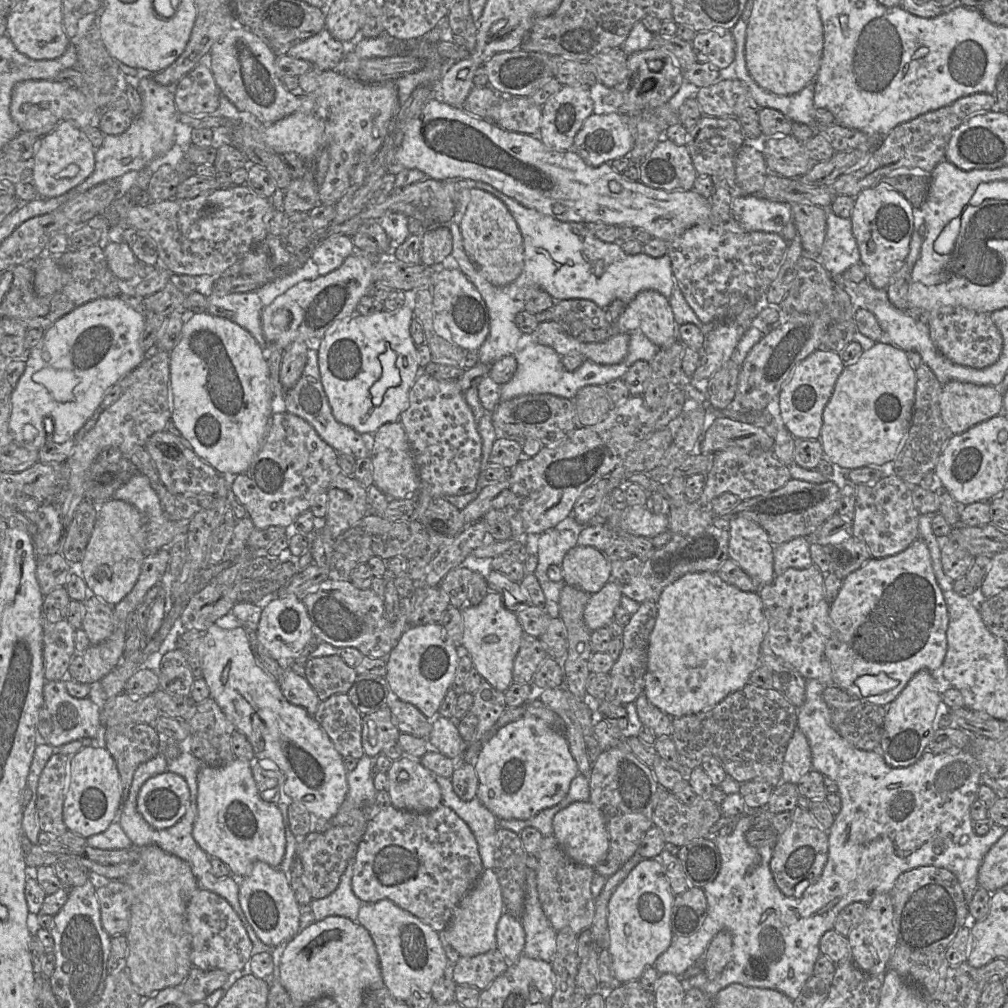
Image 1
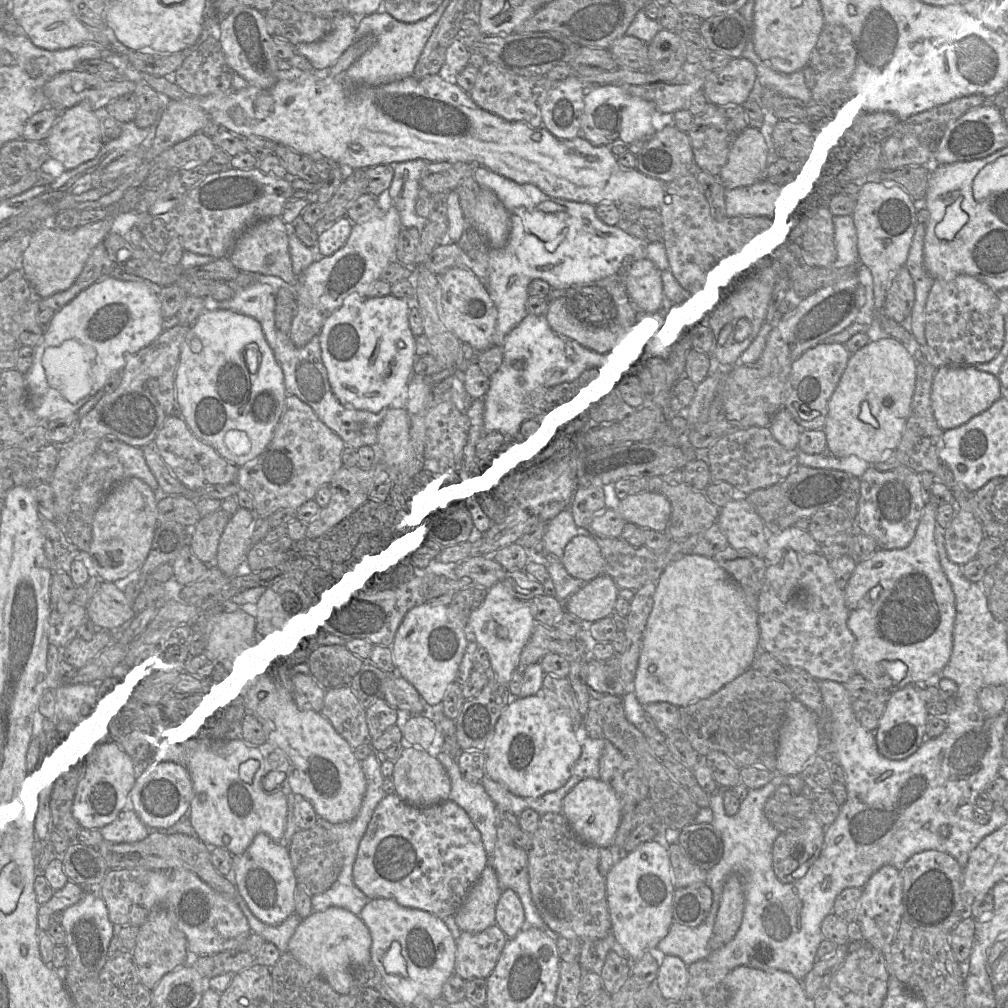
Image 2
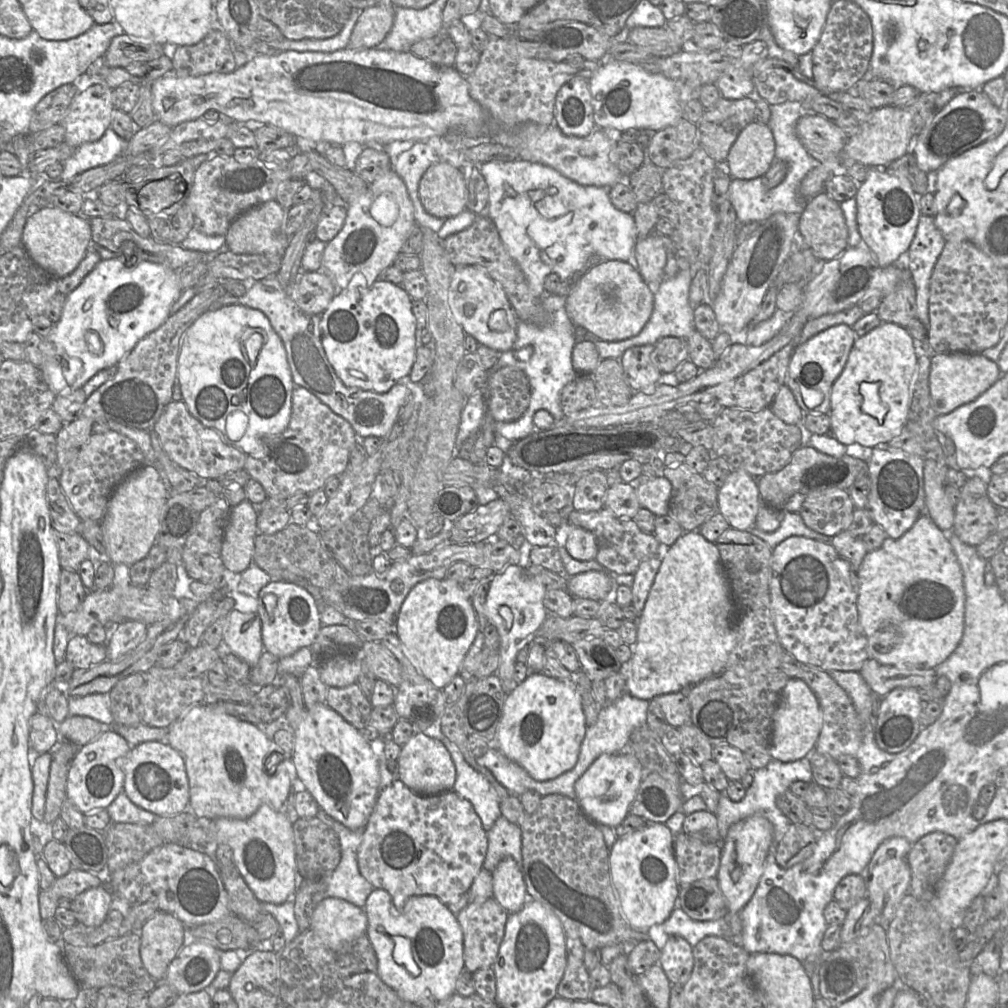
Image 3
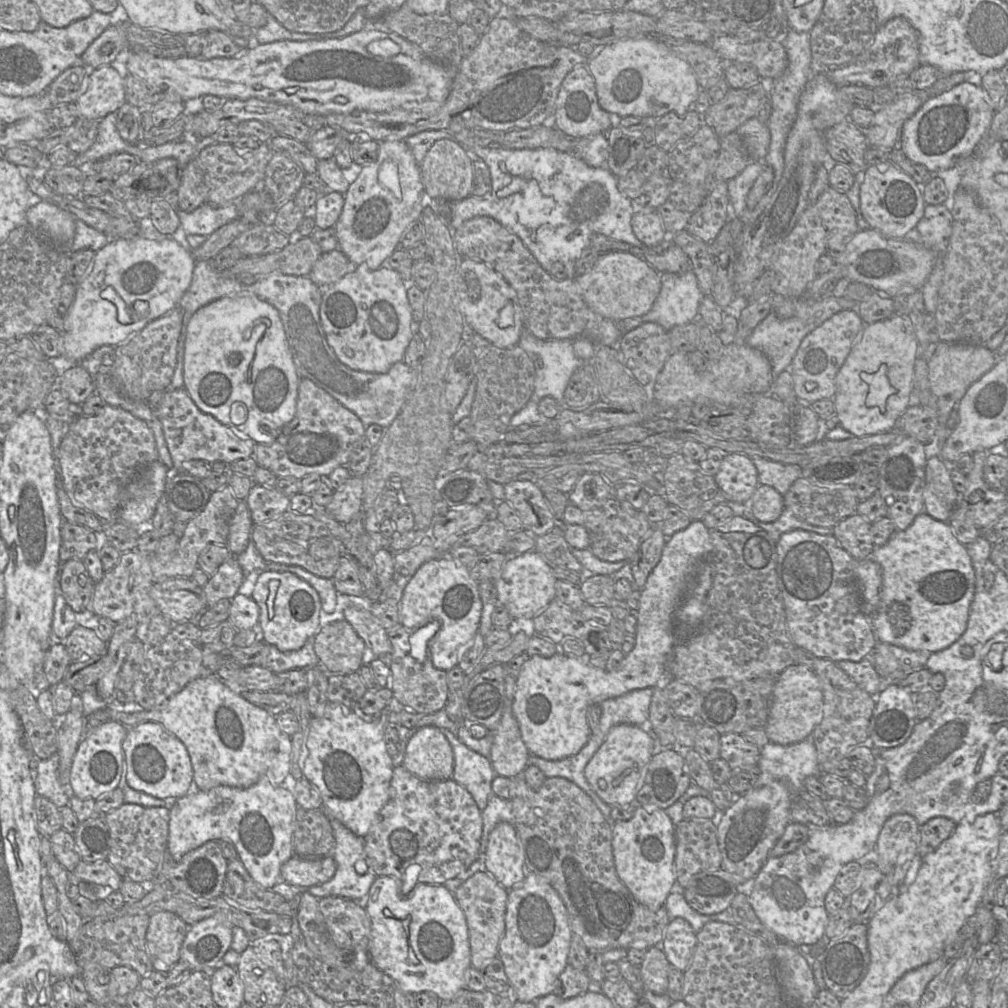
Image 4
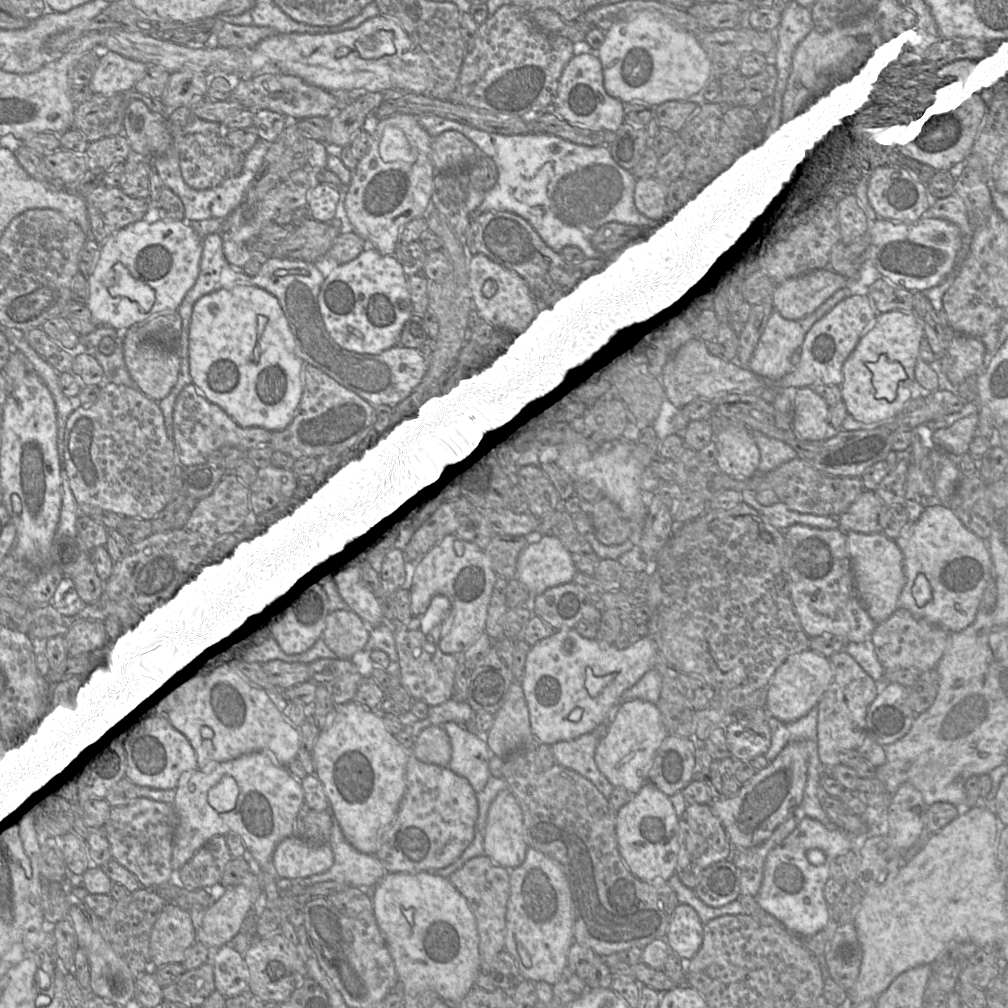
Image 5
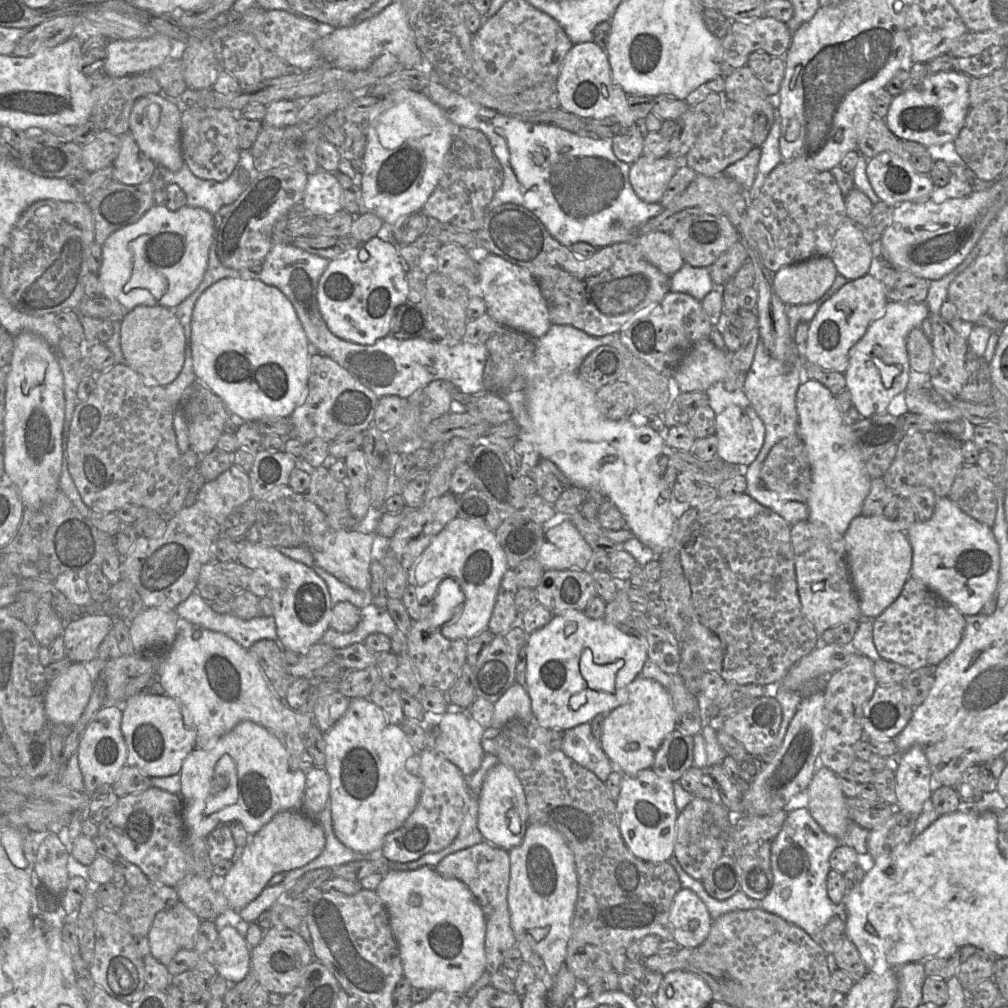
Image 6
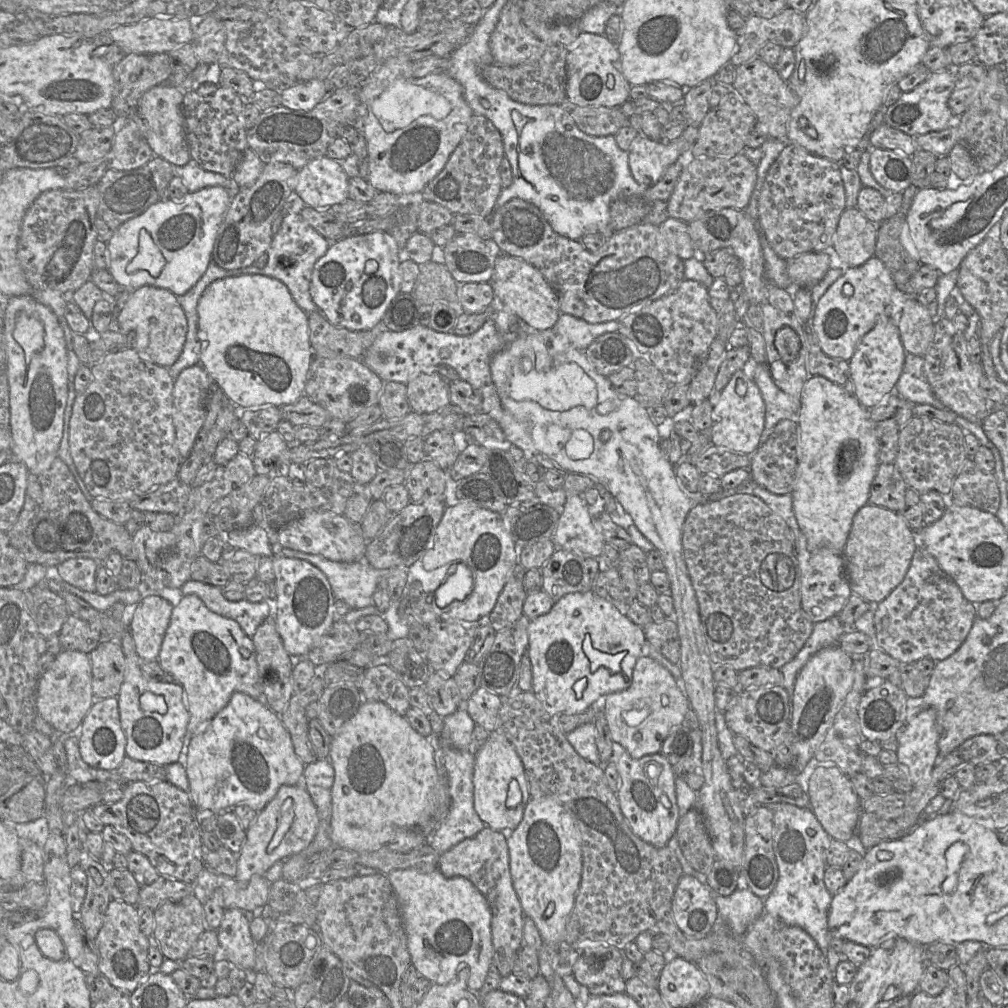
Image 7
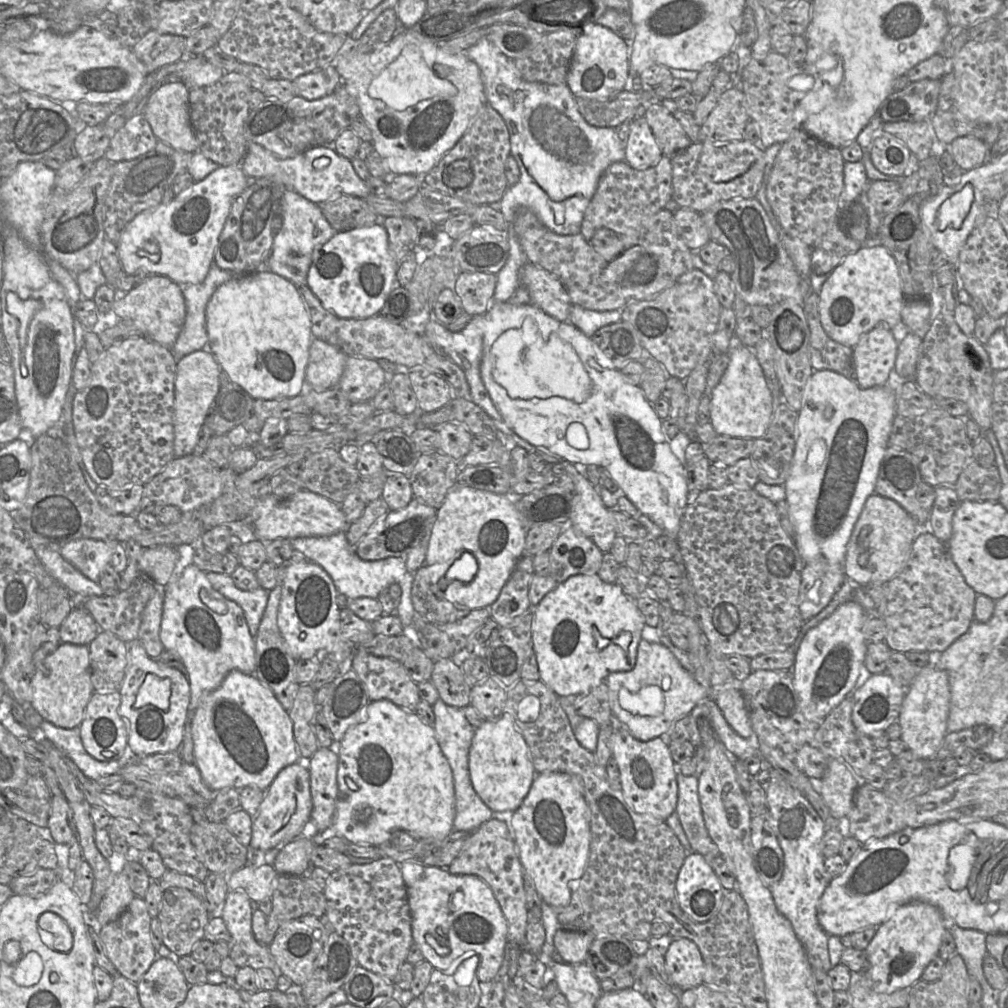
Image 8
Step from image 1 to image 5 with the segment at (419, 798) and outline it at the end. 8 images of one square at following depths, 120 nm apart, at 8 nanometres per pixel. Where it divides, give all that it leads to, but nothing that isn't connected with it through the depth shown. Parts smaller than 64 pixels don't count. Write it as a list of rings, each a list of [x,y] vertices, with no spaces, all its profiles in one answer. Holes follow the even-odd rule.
[[[428,726],[415,738],[412,753],[429,764],[448,767],[451,760],[449,736],[442,726]]]

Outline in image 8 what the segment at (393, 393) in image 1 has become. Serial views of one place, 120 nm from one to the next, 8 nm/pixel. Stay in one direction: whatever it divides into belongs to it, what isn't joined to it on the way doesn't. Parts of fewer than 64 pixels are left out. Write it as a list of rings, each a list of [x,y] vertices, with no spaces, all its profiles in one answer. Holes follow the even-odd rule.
[[[381,221],[336,232],[313,252],[307,285],[323,307],[340,318],[368,318],[379,314],[396,285],[397,264],[388,247],[388,235]]]

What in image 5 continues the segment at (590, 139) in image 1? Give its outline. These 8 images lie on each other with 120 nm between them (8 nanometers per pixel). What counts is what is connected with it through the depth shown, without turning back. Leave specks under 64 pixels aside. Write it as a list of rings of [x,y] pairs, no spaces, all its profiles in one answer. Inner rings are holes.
[[[654,9],[642,10],[637,15],[614,23],[606,32],[601,47],[593,53],[598,55],[602,64],[606,92],[625,103],[640,103],[651,108],[669,100],[688,101],[712,79],[711,62],[694,34],[676,28]]]

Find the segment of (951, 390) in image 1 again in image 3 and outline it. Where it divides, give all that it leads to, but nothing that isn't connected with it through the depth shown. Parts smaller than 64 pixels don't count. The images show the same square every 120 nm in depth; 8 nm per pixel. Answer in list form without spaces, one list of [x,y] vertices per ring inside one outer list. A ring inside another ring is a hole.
[[[982,353],[935,354],[931,358],[930,395],[937,415],[947,415],[958,407],[976,400],[992,387],[1002,373],[998,364]]]

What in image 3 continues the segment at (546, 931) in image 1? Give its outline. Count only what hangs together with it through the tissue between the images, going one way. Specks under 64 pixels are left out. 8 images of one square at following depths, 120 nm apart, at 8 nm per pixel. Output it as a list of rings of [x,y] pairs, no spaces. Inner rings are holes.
[[[501,815],[487,832],[487,839],[483,868],[492,873],[498,863],[507,856],[512,857],[519,866],[522,865],[522,834],[517,824]]]

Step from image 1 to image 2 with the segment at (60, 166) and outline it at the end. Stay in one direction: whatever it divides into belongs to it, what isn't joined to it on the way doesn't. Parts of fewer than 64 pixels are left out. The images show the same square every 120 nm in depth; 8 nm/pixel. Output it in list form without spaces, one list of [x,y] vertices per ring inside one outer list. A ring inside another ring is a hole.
[[[79,103],[62,112],[59,120],[46,139],[50,157],[61,162],[66,170],[92,160],[97,156],[102,146],[102,131],[97,112],[86,103]]]

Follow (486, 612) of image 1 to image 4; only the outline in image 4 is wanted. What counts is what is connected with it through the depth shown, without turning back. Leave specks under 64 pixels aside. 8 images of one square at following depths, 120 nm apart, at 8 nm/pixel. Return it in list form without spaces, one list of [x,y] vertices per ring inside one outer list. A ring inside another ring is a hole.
[[[531,550],[518,556],[508,556],[508,561],[494,584],[498,593],[498,602],[505,606],[515,620],[534,619],[546,609],[556,598],[556,582],[551,567],[539,553]],[[511,674],[505,678],[505,705],[498,728],[493,733],[493,744],[491,746],[490,761],[497,775],[514,777],[527,767],[530,753],[526,748],[519,729],[518,722],[513,714],[512,705],[517,679]]]

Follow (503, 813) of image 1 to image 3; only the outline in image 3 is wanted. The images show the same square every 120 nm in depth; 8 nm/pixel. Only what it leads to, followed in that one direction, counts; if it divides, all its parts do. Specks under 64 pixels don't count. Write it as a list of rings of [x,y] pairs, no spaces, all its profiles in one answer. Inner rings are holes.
[[[531,672],[507,695],[497,735],[490,746],[498,748],[534,780],[546,781],[575,766],[586,729],[581,695],[575,683]]]

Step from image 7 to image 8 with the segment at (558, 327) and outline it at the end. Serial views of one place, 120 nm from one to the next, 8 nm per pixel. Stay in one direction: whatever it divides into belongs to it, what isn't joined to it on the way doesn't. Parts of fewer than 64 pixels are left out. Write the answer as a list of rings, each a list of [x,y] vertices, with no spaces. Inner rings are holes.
[[[579,305],[569,308],[568,322],[588,337],[601,327],[614,324],[621,320],[621,309],[610,311],[593,311]]]

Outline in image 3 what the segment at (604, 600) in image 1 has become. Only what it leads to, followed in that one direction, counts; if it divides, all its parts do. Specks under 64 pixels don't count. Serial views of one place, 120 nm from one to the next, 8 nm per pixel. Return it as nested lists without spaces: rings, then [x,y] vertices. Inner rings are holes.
[[[586,571],[568,580],[567,590],[574,598],[603,601],[612,587],[612,576],[605,571]]]

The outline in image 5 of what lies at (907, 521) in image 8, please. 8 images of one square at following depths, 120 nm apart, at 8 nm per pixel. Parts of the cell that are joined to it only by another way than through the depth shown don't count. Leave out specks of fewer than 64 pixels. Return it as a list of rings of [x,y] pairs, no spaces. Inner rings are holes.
[[[845,533],[856,590],[872,620],[876,624],[881,623],[898,608],[900,593],[905,584],[902,552],[896,542],[883,533]]]

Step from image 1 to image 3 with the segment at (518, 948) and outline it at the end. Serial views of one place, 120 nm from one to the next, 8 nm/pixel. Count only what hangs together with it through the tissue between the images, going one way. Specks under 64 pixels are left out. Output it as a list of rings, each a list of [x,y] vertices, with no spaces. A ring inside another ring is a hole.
[[[510,856],[504,857],[492,871],[493,897],[508,912],[522,909],[526,886],[521,866]]]

